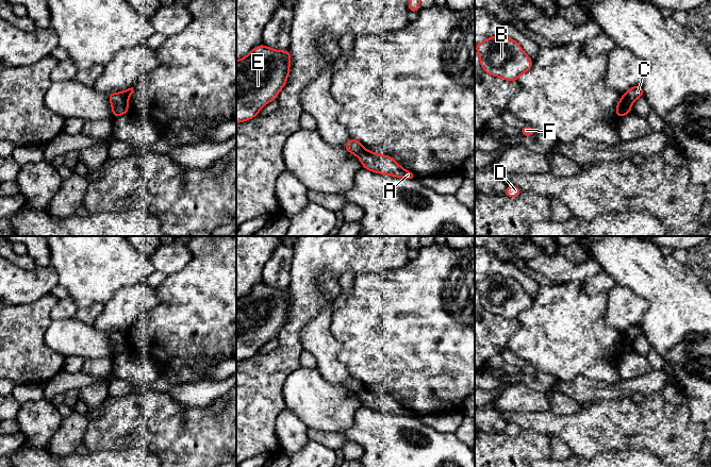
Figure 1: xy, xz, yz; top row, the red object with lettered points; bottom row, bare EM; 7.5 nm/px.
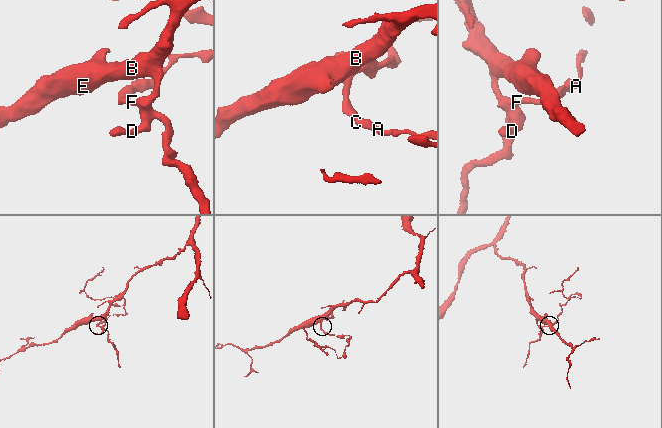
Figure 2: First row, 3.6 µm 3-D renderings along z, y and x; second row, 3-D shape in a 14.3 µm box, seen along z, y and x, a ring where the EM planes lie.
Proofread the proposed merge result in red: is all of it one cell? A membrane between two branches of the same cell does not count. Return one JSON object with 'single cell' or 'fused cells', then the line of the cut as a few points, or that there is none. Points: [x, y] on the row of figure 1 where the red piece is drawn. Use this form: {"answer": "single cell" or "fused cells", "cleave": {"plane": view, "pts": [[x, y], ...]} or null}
{"answer": "fused cells", "cleave": {"plane": "xy", "pts": [[119, 93], [127, 102]]}}

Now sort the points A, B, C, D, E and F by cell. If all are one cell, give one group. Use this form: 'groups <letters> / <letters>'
groups A C / B D E F

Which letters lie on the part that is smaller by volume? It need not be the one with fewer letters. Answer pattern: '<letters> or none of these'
A, C

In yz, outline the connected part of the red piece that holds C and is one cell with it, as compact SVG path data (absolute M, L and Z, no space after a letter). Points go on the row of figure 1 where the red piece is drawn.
M636 85L634 87L629 88L626 93L626 96L628 97L629 101L633 103L638 98L644 96L644 91L641 85Z

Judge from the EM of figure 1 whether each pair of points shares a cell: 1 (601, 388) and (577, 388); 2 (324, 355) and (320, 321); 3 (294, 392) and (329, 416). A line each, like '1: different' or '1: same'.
1: same
2: same
3: same

